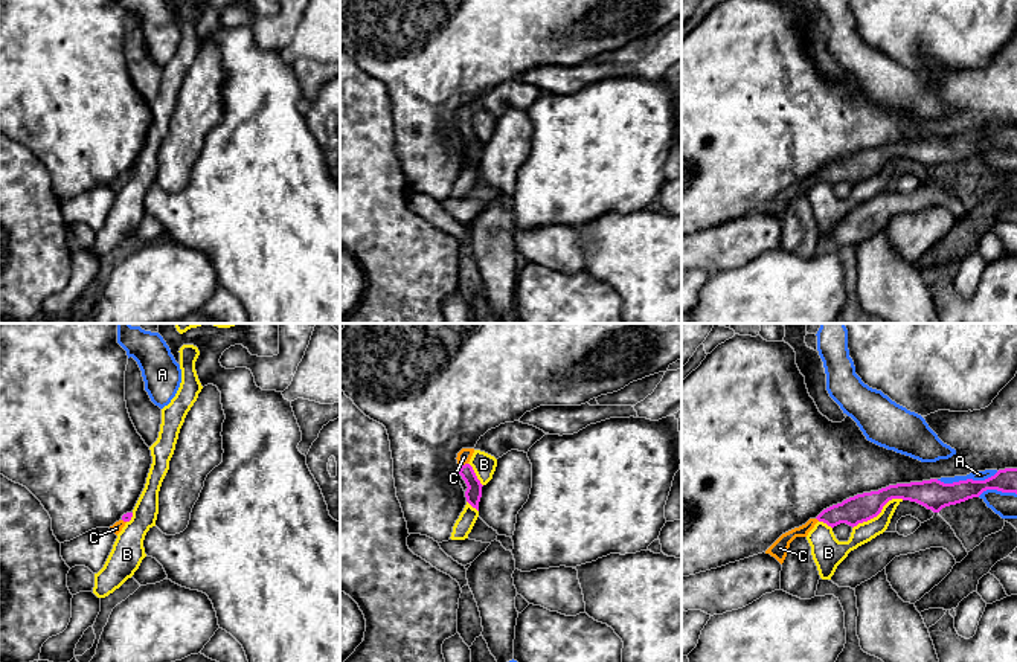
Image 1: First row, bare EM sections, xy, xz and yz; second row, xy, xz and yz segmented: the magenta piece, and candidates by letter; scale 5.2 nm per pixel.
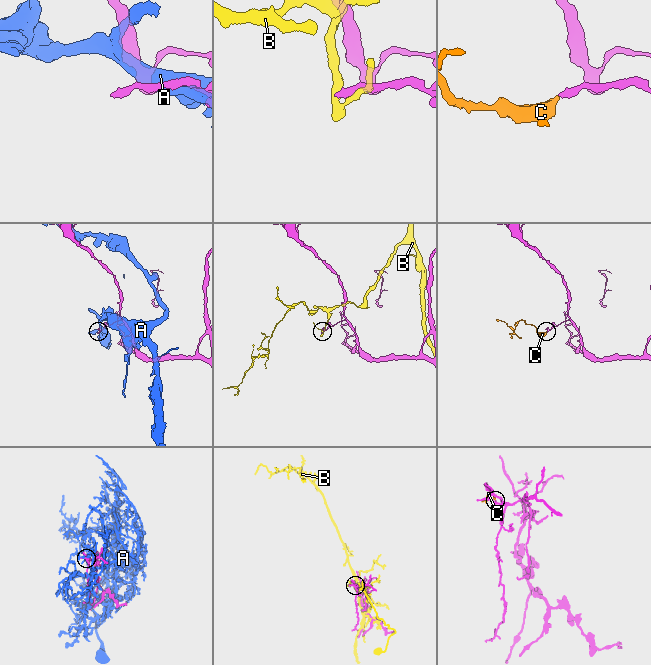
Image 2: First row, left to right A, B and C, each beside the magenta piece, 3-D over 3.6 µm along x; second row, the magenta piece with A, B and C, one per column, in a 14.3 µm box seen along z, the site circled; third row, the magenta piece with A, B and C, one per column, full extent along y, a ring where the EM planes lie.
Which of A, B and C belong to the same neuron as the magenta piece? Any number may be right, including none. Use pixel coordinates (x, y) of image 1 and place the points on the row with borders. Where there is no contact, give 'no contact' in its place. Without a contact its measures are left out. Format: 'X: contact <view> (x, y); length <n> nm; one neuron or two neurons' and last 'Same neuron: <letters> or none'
A: contact yz (967, 479); length 340 nm; two neurons
B: contact yz (879, 513); length 320 nm; two neurons
C: contact xz (465, 464); length 40 nm; one neuron
Same neuron: C

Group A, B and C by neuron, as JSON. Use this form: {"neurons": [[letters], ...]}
{"neurons": [["A"], ["B"], ["C"]]}

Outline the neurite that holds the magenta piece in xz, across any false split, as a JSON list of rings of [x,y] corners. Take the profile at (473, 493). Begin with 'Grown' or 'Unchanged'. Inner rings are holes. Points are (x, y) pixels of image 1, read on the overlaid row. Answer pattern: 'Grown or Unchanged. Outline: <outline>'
Grown. Outline: [[[462,448],[457,453],[456,459],[457,459],[457,464],[460,465],[459,474],[462,476],[462,479],[465,480],[465,484],[468,487],[465,491],[467,502],[479,511],[479,502],[482,497],[483,485],[477,479],[473,467],[468,464],[473,453],[474,453],[474,448]]]

